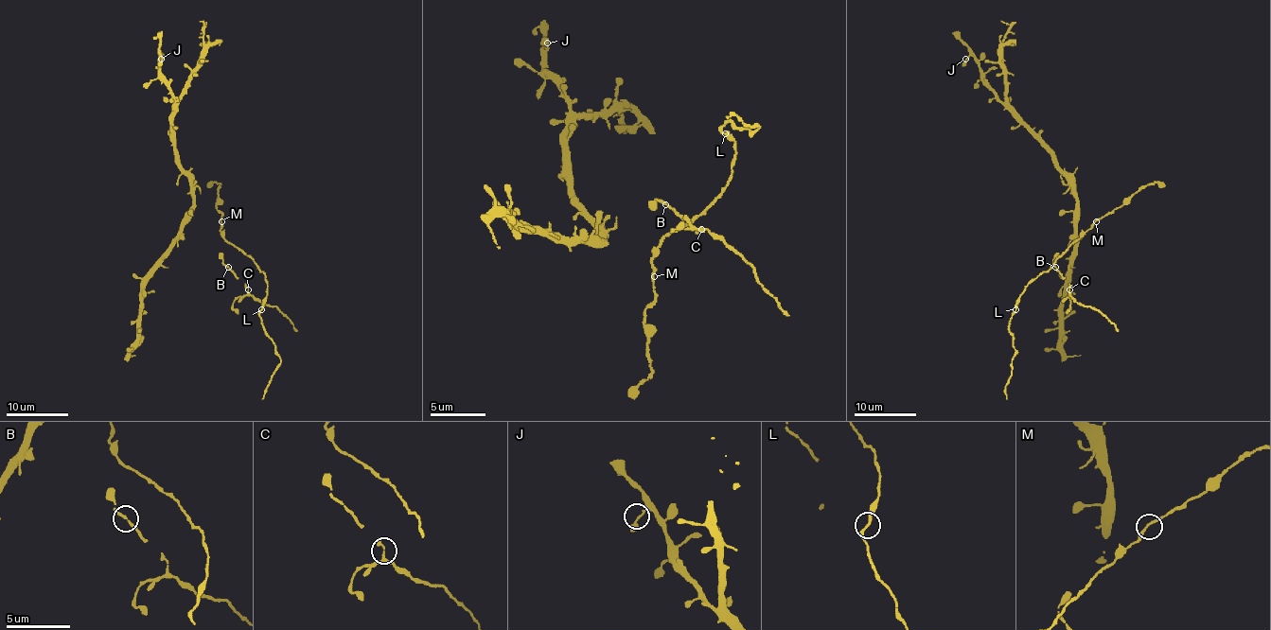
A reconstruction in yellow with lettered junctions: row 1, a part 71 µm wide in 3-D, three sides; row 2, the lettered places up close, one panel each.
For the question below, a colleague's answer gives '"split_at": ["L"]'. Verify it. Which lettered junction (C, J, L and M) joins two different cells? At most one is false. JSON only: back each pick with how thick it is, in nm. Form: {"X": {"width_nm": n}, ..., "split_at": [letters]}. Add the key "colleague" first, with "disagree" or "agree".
{"colleague": "disagree", "split_at": []}

